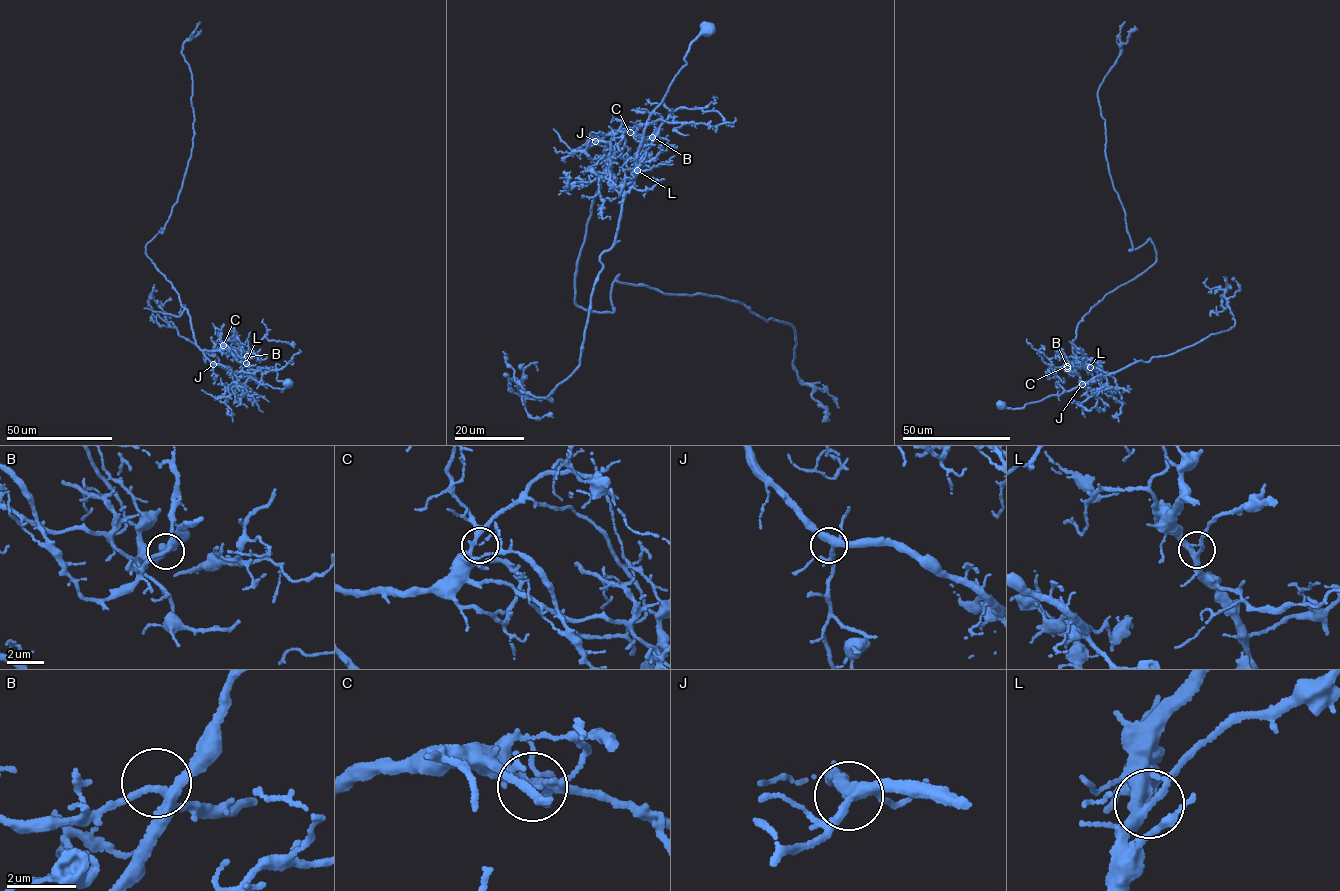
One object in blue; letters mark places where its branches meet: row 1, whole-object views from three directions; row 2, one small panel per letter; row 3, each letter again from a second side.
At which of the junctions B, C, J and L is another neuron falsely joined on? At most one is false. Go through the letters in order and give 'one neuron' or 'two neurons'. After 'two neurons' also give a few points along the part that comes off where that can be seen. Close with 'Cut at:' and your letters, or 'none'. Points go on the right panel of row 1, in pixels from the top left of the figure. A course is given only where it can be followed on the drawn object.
B: one neuron
C: two neurons; course (1067, 366), (1078, 375), (1072, 342), (1082, 317), (1156, 259), (1150, 238), (1133, 248), (1097, 91), (1134, 26)
J: one neuron
L: one neuron
Cut at: C

